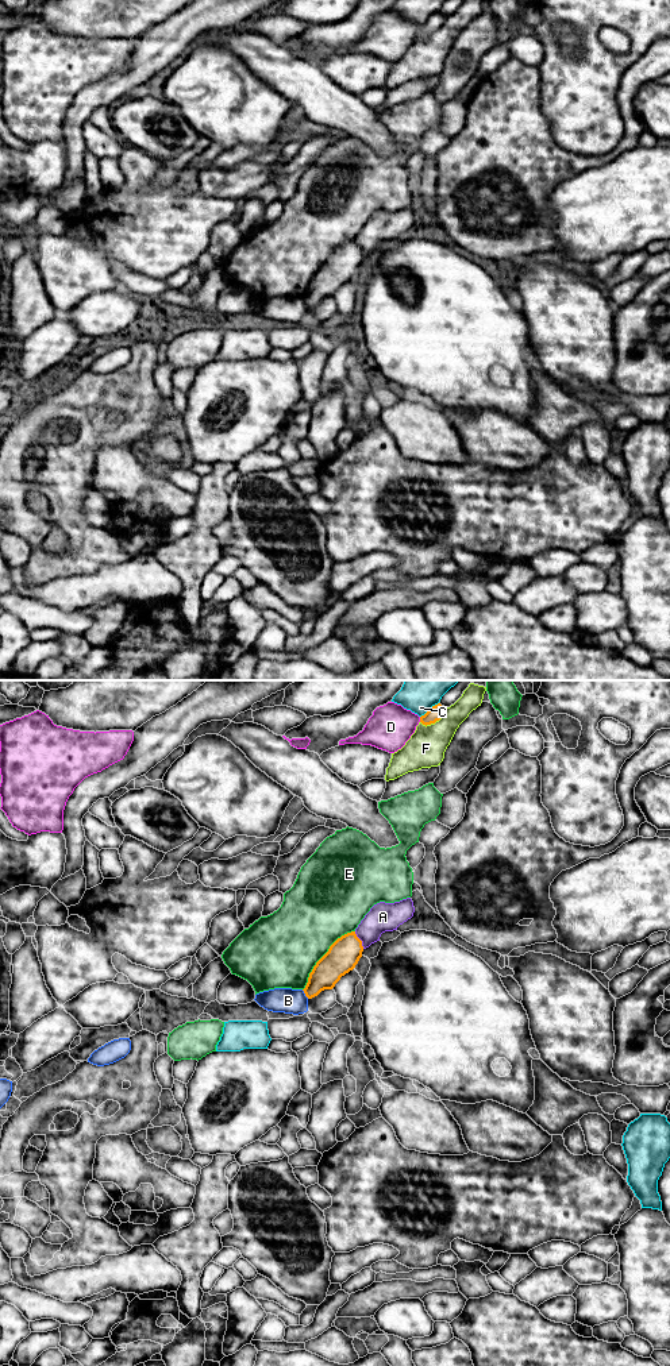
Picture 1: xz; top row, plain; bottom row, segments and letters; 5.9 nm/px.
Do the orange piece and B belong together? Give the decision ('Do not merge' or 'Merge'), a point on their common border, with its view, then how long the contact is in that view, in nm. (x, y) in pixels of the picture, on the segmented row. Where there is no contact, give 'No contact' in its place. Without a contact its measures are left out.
Do not merge. Touches orange at xz (304, 992). Shared border 70 nm

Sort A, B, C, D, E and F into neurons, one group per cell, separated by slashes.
A / B / C / D / E / F

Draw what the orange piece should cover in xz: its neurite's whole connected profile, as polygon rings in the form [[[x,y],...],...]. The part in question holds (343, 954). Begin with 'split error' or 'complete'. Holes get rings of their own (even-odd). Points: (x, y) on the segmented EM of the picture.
complete | [[[355,931],[338,938],[309,973],[308,983],[303,989],[305,996],[312,999],[324,989],[332,989],[342,976],[355,968],[362,952],[362,941]]]

